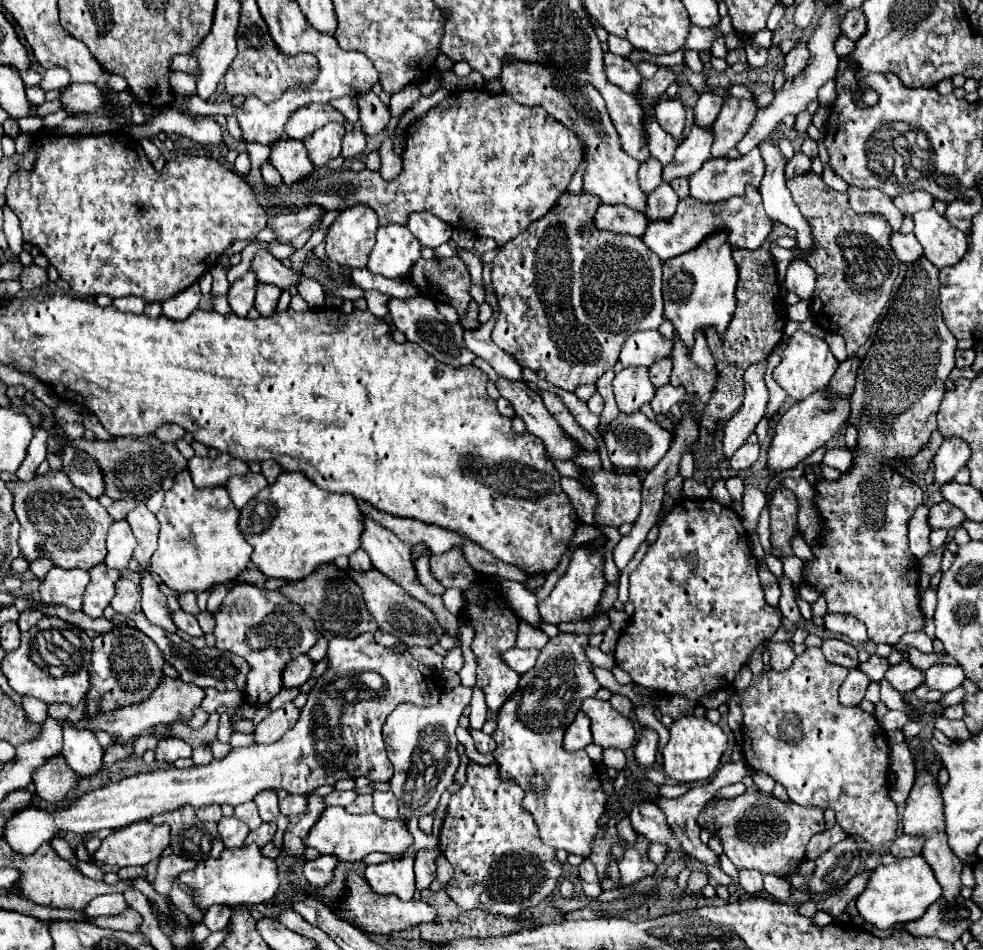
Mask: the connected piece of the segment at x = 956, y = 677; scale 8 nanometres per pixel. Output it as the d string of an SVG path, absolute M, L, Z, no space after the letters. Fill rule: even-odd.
M936 663L924 671L924 683L930 689L936 689L942 693L956 689L958 685L962 685L962 681L964 681L964 671L960 667L954 667L954 665Z

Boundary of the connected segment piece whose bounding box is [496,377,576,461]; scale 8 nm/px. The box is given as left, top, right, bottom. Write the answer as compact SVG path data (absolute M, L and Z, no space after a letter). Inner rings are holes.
M498 377L496 387L500 397L506 397L516 415L526 423L528 433L544 441L546 451L552 459L570 461L574 457L576 441L560 429L554 417L544 409L540 395L532 387L528 387L524 381L504 381L502 377Z

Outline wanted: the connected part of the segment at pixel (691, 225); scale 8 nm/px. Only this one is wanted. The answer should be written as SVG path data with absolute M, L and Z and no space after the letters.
M748 185L744 197L732 197L732 199L720 201L720 203L702 203L692 197L680 199L676 213L672 217L668 217L668 221L650 221L642 239L650 251L654 251L662 261L666 261L670 257L682 255L682 253L698 247L700 241L704 241L708 235L720 233L720 231L728 233L728 243L734 249L754 251L766 241L772 227L774 227L774 221L766 215L758 189Z

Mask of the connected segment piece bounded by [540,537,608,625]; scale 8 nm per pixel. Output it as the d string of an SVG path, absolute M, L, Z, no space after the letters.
M600 537L588 545L578 547L568 563L568 569L564 571L564 575L558 579L558 583L554 585L552 593L548 599L544 599L540 603L540 615L546 623L558 625L562 621L582 621L588 615L592 615L598 607L598 601L602 597L602 591L606 587L606 577L604 577L604 553L606 553L606 537Z

